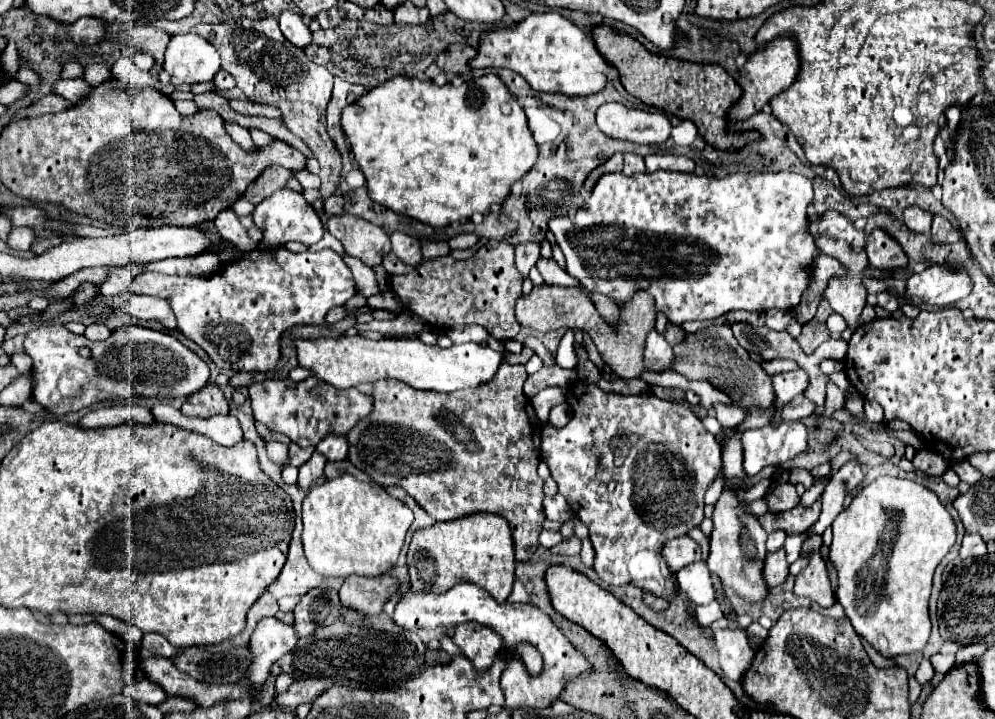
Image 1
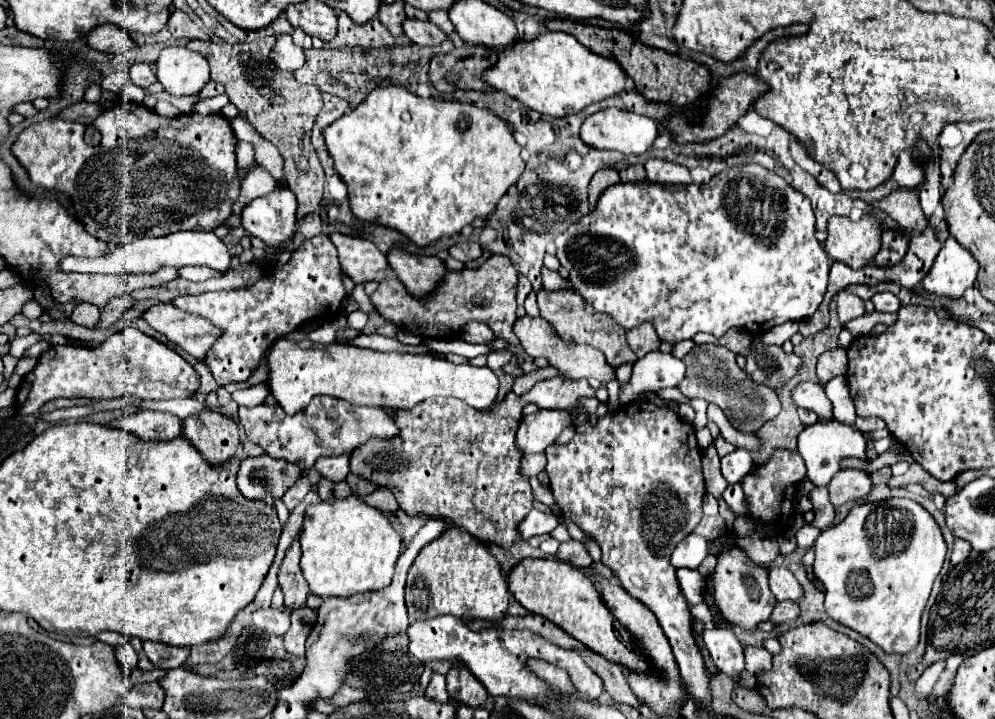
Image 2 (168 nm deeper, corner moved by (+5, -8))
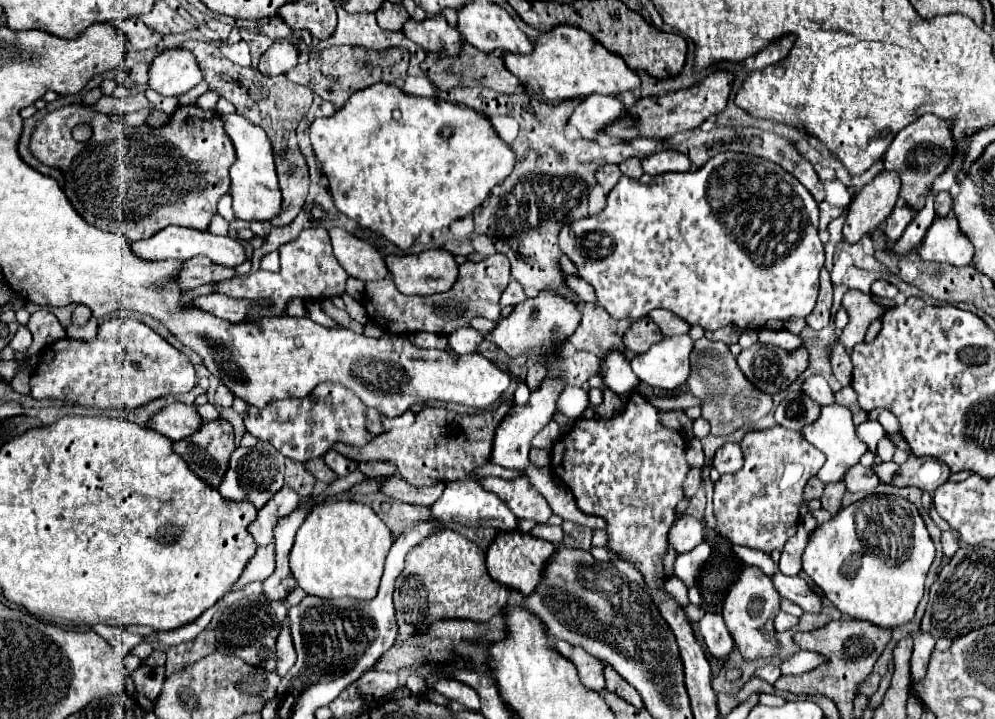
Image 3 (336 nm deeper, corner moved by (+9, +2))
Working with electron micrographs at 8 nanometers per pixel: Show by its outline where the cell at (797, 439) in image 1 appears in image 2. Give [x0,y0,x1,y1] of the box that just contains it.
[722,448,752,484]

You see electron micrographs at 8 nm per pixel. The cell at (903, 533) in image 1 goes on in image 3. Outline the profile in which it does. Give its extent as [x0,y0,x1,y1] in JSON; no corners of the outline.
[802,494,936,630]

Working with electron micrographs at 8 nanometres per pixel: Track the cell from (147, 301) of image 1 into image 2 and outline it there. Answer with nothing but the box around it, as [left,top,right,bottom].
[144,304,222,362]

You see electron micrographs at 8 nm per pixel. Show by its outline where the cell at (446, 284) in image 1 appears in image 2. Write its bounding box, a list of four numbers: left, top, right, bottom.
[370,254,518,346]

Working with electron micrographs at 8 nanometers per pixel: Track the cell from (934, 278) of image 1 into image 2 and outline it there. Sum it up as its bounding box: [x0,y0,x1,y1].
[922,236,978,298]

